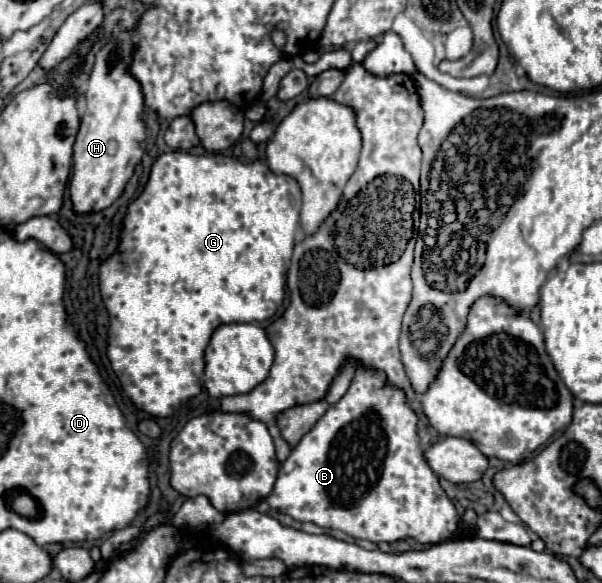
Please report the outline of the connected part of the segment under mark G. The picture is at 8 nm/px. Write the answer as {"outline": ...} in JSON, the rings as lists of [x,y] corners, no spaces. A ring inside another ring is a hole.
{"outline":[[[172,150],[156,158],[150,168],[148,182],[142,194],[128,206],[126,216],[122,220],[120,240],[114,250],[102,264],[100,264],[100,286],[102,286],[102,300],[109,313],[110,324],[108,332],[108,358],[112,360],[112,368],[122,382],[122,390],[126,396],[136,404],[136,408],[144,410],[150,416],[166,418],[176,408],[180,408],[190,398],[202,392],[202,374],[204,374],[204,352],[210,344],[210,338],[216,328],[222,324],[232,322],[264,322],[270,320],[284,302],[284,286],[286,274],[290,268],[292,248],[294,248],[294,234],[300,216],[300,186],[290,176],[276,176],[264,162],[242,164],[230,156],[222,154],[190,154]]]}

